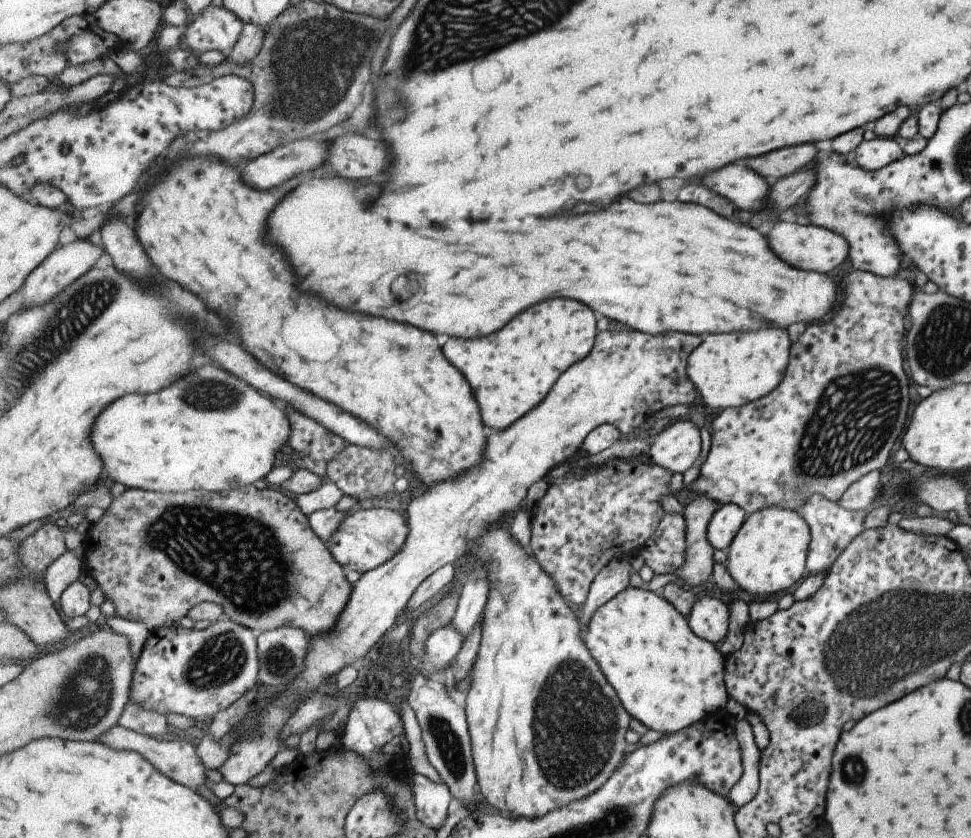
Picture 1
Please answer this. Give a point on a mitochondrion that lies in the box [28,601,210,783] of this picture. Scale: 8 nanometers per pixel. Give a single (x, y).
(84, 697)

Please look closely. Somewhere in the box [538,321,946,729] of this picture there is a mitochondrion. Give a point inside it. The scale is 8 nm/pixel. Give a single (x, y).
(835, 438)

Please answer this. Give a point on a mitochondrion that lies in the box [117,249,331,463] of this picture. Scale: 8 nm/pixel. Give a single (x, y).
(206, 397)

